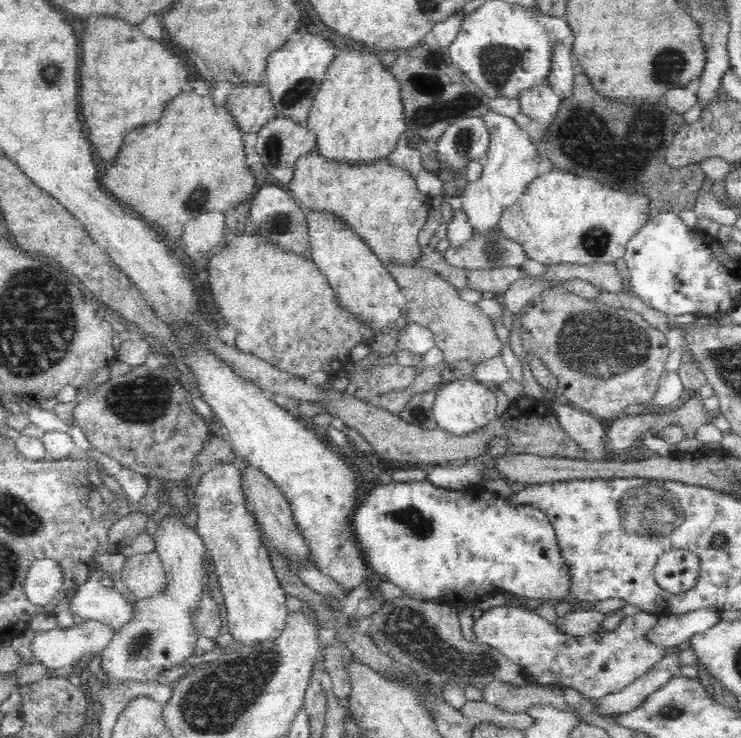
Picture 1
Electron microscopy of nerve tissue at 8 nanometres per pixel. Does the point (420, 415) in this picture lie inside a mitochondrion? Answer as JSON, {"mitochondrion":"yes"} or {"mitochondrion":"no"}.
{"mitochondrion":"yes"}

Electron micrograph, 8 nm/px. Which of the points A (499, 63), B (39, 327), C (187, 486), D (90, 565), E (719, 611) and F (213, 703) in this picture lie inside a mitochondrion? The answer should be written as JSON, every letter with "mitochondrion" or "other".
{"A":"mitochondrion","B":"mitochondrion","C":"other","D":"other","E":"other","F":"mitochondrion"}

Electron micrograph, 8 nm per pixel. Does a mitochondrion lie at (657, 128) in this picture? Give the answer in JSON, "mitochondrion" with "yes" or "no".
{"mitochondrion":"no"}

